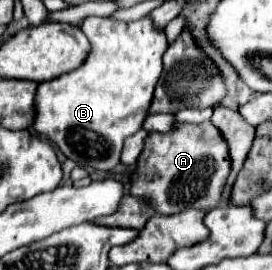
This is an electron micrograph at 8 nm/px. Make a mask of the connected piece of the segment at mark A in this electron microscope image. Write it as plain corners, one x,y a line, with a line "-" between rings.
212,122
174,124
168,132
150,132
146,136
136,170
130,174
130,194
150,200
158,214
178,214
188,208
208,212
218,208
228,174
226,142

